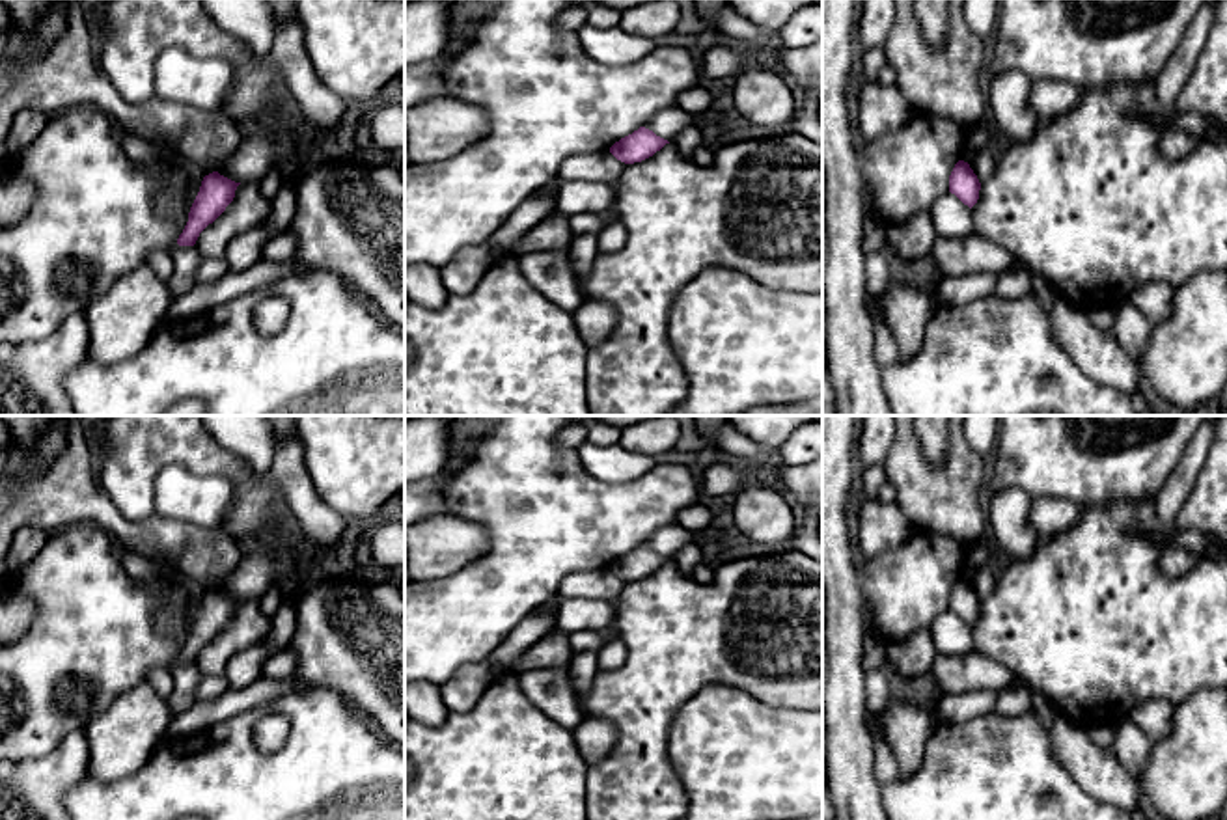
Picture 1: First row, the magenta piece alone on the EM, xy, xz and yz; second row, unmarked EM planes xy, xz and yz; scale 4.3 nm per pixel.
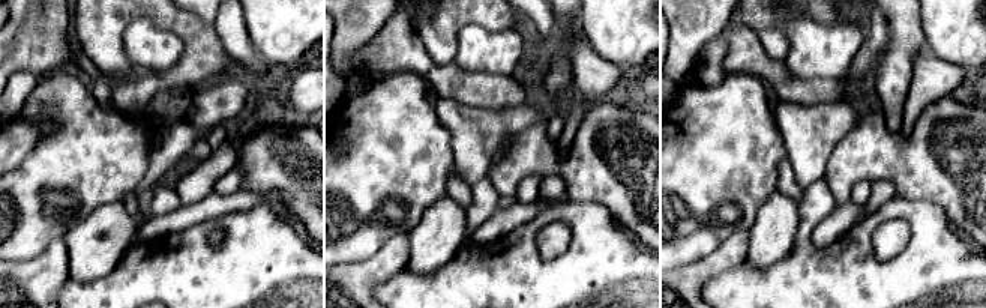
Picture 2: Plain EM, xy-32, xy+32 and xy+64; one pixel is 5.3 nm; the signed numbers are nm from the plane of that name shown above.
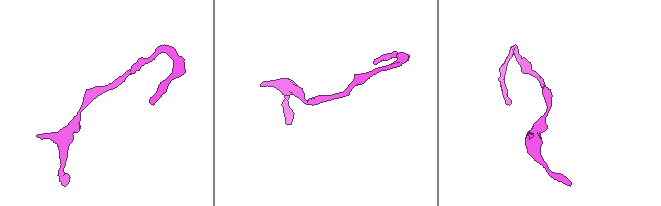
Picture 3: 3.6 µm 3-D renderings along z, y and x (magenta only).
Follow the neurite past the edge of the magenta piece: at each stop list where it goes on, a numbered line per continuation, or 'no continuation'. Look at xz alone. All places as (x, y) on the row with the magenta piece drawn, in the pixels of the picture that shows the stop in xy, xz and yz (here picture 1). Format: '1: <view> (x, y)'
no continuation

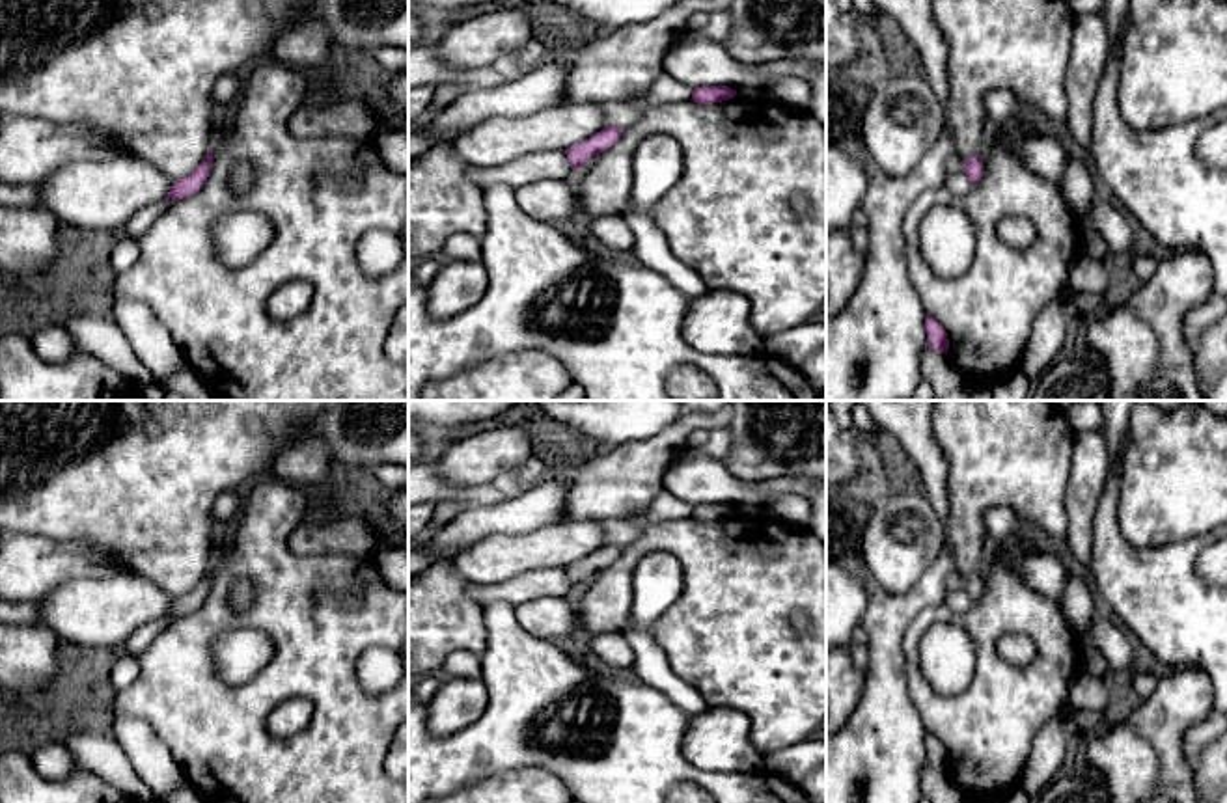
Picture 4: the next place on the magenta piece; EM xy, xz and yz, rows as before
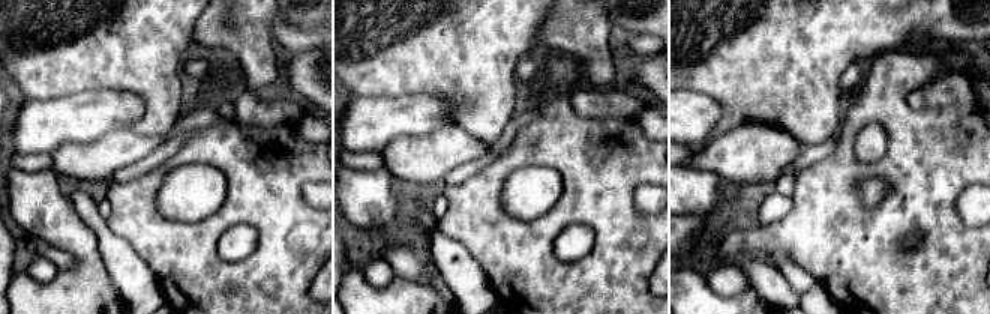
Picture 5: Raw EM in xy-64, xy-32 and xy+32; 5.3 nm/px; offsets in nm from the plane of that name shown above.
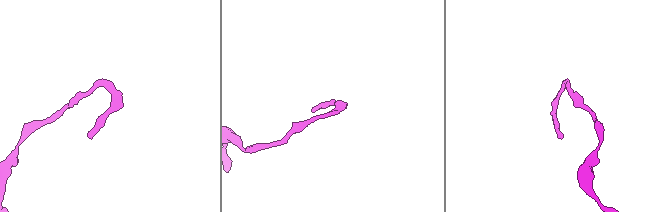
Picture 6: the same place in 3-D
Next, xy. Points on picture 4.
no continuation

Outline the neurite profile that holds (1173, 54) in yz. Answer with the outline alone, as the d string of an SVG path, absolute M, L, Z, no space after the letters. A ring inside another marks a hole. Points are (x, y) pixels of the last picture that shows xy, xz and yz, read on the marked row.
M1130 0L1119 48L1119 110L1136 130L1199 121L1227 106L1227 0Z

